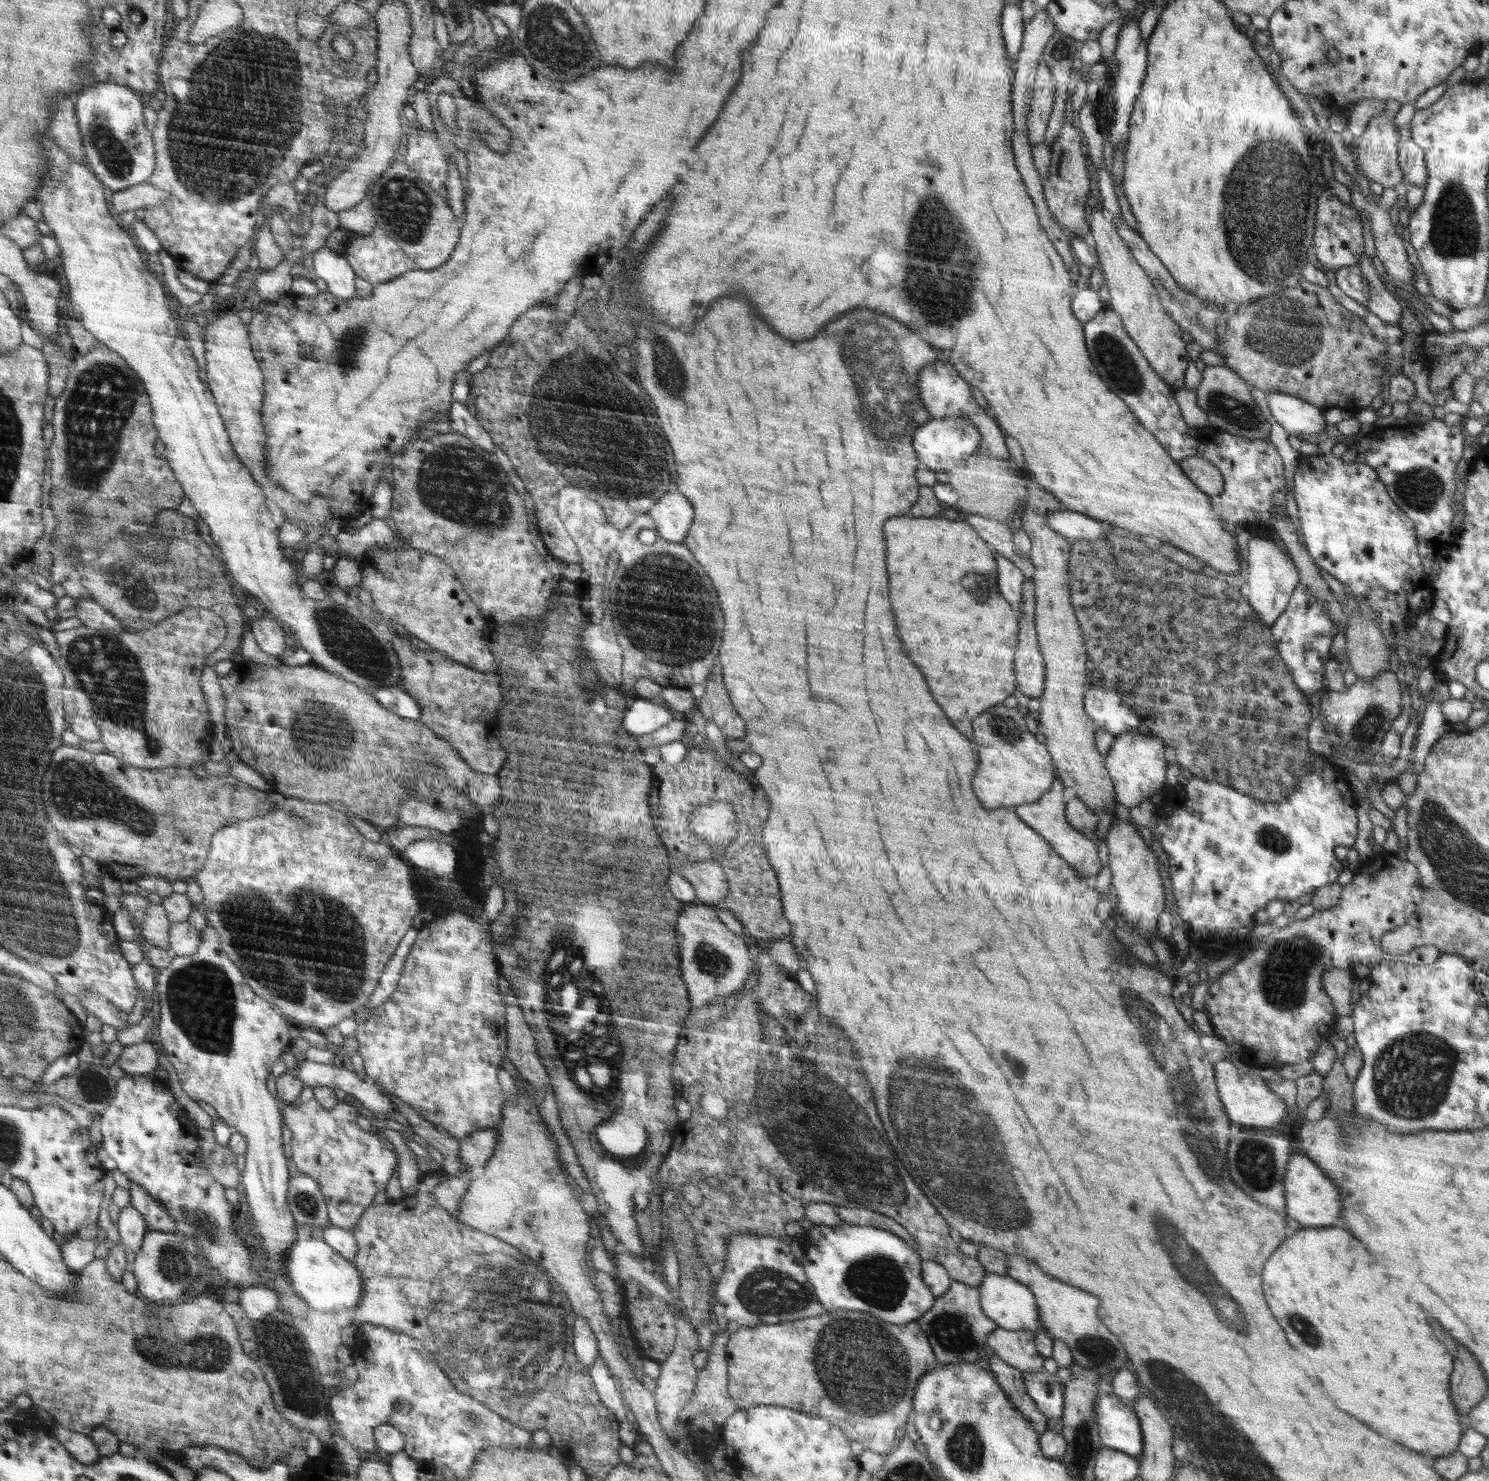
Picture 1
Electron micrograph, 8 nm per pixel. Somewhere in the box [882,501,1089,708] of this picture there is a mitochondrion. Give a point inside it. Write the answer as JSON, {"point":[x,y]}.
{"point":[969,579]}

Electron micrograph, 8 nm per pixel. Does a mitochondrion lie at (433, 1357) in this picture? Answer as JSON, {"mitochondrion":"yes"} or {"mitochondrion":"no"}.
{"mitochondrion":"yes"}

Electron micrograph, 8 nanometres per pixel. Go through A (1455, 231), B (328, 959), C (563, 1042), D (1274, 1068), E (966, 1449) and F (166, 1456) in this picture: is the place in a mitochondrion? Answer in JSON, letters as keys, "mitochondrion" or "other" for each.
{"A":"mitochondrion","B":"mitochondrion","C":"mitochondrion","D":"other","E":"mitochondrion","F":"mitochondrion"}

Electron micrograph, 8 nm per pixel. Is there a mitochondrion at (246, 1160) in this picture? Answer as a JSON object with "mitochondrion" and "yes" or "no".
{"mitochondrion":"no"}

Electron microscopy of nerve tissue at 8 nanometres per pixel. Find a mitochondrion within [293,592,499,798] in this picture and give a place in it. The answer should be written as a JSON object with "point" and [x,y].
{"point":[345,639]}

